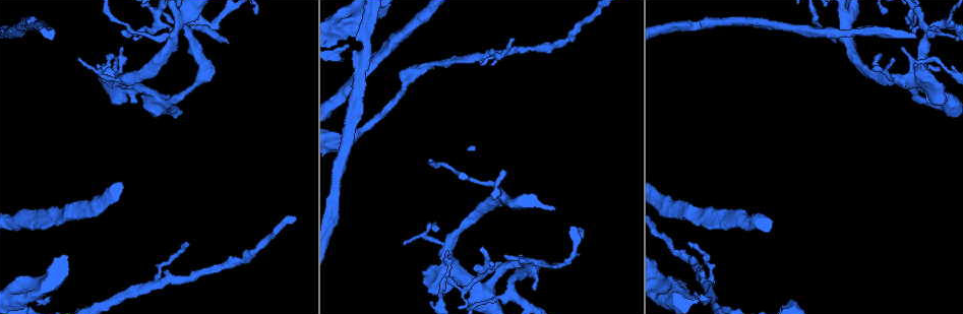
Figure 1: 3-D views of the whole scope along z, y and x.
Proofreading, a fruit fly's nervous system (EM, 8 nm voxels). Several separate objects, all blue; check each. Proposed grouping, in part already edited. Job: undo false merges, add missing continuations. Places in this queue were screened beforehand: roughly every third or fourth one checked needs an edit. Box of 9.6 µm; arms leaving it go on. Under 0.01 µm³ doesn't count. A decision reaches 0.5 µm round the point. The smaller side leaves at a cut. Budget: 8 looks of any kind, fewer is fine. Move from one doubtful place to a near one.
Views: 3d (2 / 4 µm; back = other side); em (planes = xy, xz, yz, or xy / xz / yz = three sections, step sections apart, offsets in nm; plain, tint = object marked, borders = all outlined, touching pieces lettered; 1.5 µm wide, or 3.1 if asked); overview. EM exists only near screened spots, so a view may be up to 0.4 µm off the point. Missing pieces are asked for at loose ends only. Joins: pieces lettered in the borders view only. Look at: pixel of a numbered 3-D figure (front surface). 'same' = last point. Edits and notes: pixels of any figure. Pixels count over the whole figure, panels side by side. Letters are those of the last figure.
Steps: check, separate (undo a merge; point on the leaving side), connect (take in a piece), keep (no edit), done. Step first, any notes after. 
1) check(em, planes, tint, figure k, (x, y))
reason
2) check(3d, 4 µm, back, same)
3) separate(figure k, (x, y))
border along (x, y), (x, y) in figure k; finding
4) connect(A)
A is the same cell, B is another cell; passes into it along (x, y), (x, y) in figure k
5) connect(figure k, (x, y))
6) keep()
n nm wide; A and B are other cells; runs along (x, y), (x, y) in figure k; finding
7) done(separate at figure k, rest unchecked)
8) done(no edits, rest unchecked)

check(em, yz, step 8, tint, figure 1, (353, 23))
calibre changes

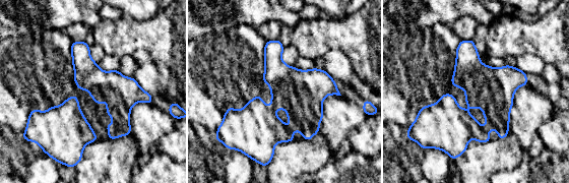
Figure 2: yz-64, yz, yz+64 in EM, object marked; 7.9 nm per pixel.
check(em, planes, tint, same)
cut it another way

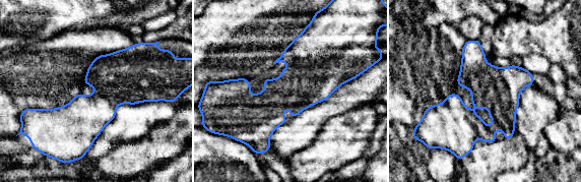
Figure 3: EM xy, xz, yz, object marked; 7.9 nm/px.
check(em, planes, borders, same)

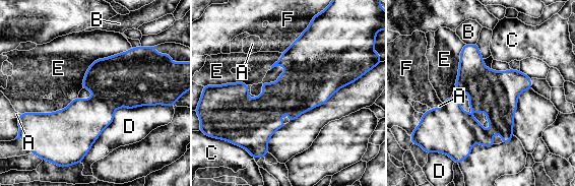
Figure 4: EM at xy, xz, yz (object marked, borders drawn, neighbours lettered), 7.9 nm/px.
keep()
A, B, C, D, E and F are other cells; border along (133, 48), (97, 59), (81, 87) in figure 4; one neuron here

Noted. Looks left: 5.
check(em, planes, borders, figure 1, (159, 284))

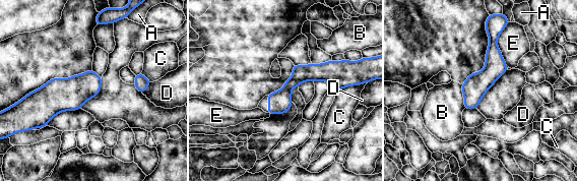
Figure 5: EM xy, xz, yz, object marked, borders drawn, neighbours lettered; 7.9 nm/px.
keep()
A, B, C, D and E are other cells; border along (461, 84), (465, 107) in figure 5; continuous, no second neuron

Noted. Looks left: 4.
check(em, xz, step 4, tint, figure 1, (79, 58))
branch stops here

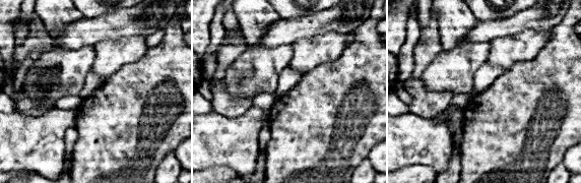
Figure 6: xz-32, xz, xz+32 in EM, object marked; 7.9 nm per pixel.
check(em, xy, step 8, borders, same)
another direction

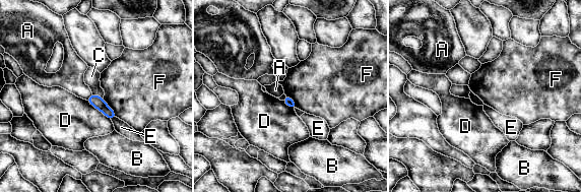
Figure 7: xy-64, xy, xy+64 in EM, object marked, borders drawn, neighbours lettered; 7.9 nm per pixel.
keep()
A, B, C, D, E and F are other cells; border along (103, 99), (117, 117) in figure 7; no lettered piece goes on from it

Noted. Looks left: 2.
done(no edits, rest unchecked)

